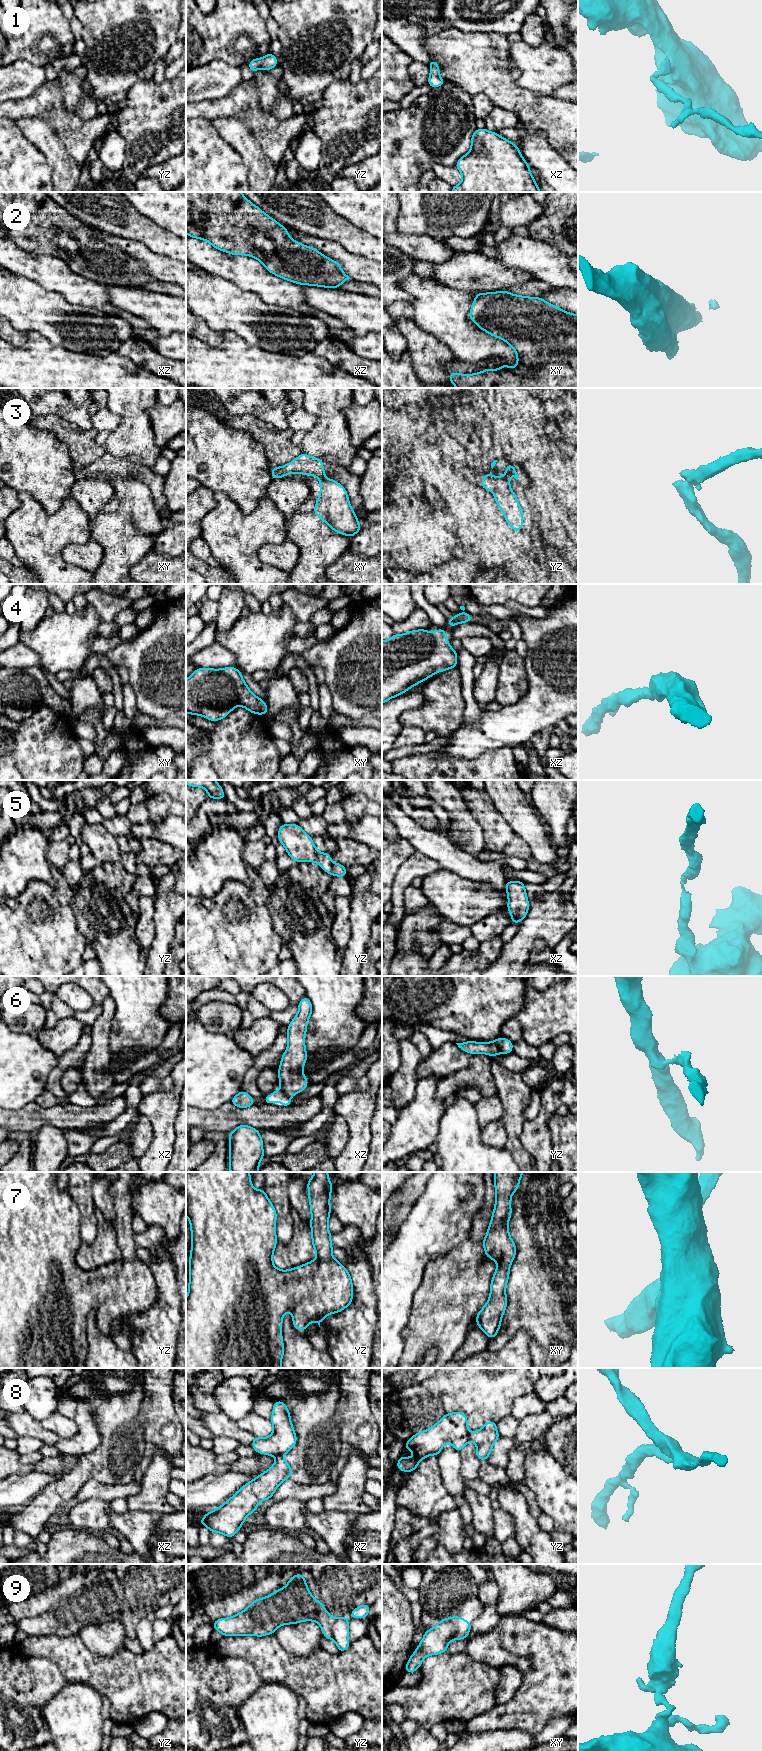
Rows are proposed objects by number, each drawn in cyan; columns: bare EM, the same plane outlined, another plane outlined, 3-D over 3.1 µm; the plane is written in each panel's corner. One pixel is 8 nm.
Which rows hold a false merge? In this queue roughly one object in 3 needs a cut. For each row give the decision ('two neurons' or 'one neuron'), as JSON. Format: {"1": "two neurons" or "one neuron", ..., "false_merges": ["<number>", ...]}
{"1": "one neuron", "2": "one neuron", "3": "two neurons", "4": "one neuron", "5": "one neuron", "6": "two neurons", "7": "one neuron", "8": "two neurons", "9": "two neurons", "false_merges": ["3", "6", "8", "9"]}

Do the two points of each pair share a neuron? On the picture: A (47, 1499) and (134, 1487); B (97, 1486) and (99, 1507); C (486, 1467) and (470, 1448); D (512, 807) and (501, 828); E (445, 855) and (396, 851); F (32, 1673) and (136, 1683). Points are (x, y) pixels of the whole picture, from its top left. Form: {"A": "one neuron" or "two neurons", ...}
{"A": "two neurons", "B": "two neurons", "C": "two neurons", "D": "two neurons", "E": "two neurons", "F": "two neurons"}

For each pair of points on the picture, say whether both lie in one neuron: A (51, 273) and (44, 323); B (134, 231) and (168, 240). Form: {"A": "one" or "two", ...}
{"A": "two", "B": "one"}

